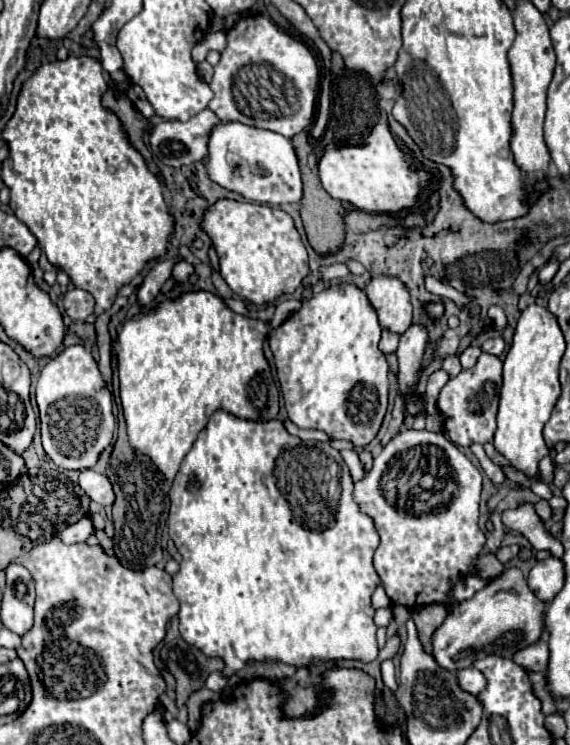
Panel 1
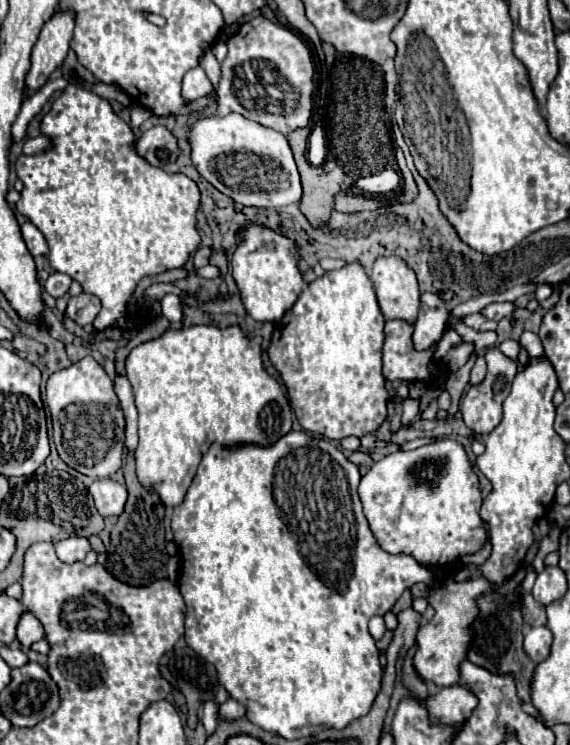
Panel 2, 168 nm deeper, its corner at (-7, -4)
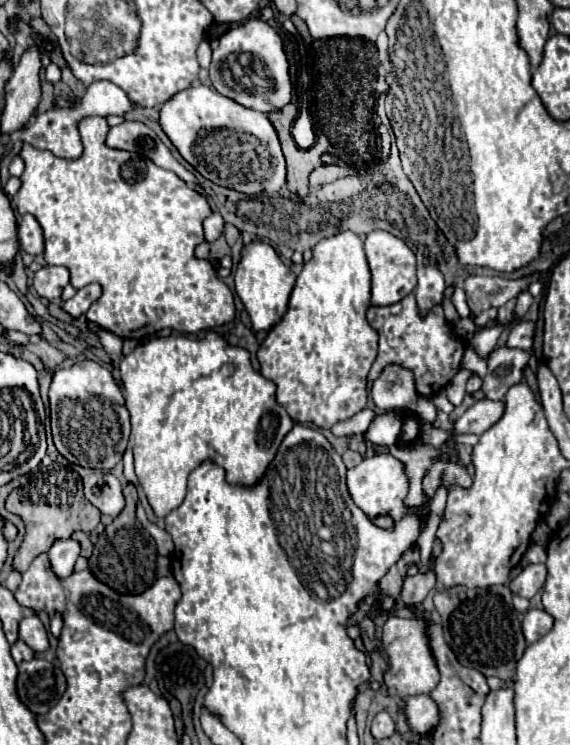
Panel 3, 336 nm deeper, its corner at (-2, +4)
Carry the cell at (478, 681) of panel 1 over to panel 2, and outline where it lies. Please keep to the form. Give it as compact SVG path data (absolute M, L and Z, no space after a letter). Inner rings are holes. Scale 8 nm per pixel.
M455 683L449 687L441 687L425 701L425 705L433 723L455 725L459 721L465 721L477 707L477 695L467 685Z

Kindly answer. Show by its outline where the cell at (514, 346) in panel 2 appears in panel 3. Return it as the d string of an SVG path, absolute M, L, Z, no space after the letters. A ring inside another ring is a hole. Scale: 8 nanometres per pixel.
M520 321L508 337L508 347L518 347L518 349L530 349L534 343L534 329L536 321Z

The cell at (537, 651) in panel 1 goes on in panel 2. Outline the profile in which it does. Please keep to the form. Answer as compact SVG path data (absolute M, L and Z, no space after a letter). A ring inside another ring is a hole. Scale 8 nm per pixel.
M533 627L525 635L523 647L525 647L525 653L529 655L529 659L539 665L551 653L551 641L553 641L553 635L547 627Z

